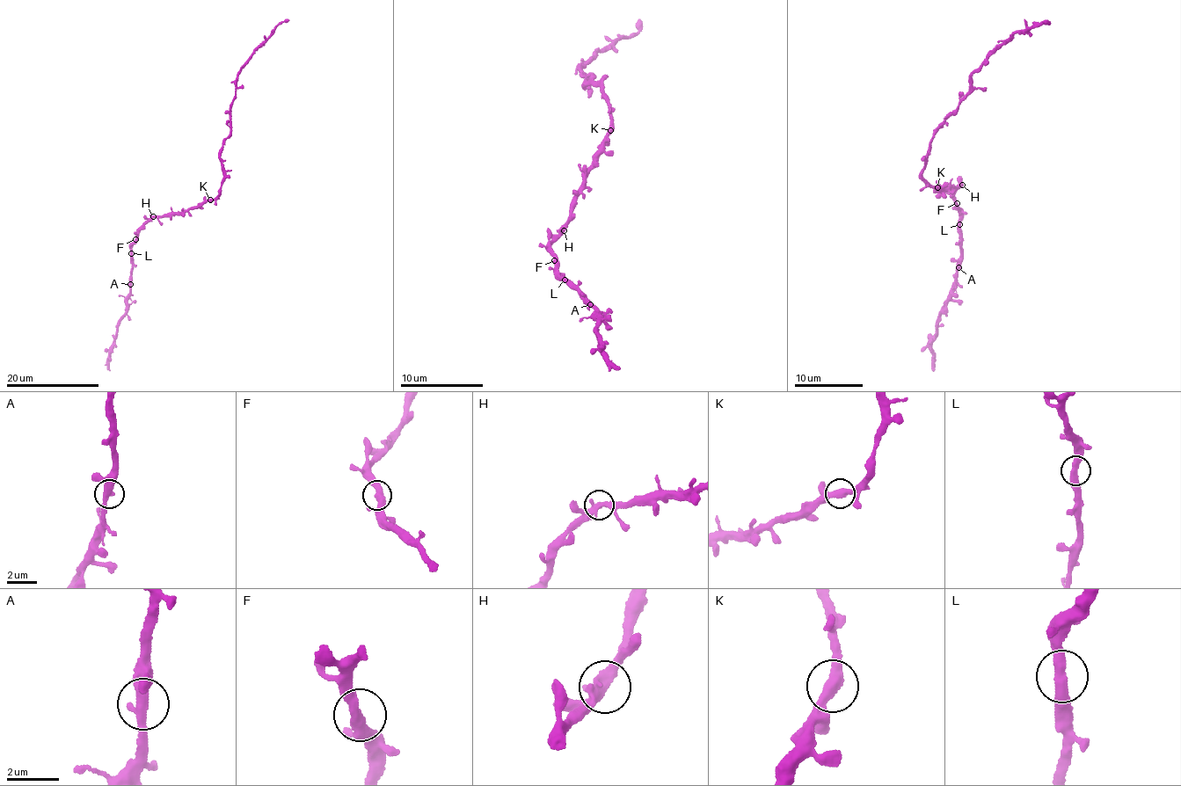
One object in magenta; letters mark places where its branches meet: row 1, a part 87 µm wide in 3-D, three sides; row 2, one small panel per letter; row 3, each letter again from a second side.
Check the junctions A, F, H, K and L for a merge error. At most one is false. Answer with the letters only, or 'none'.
none

